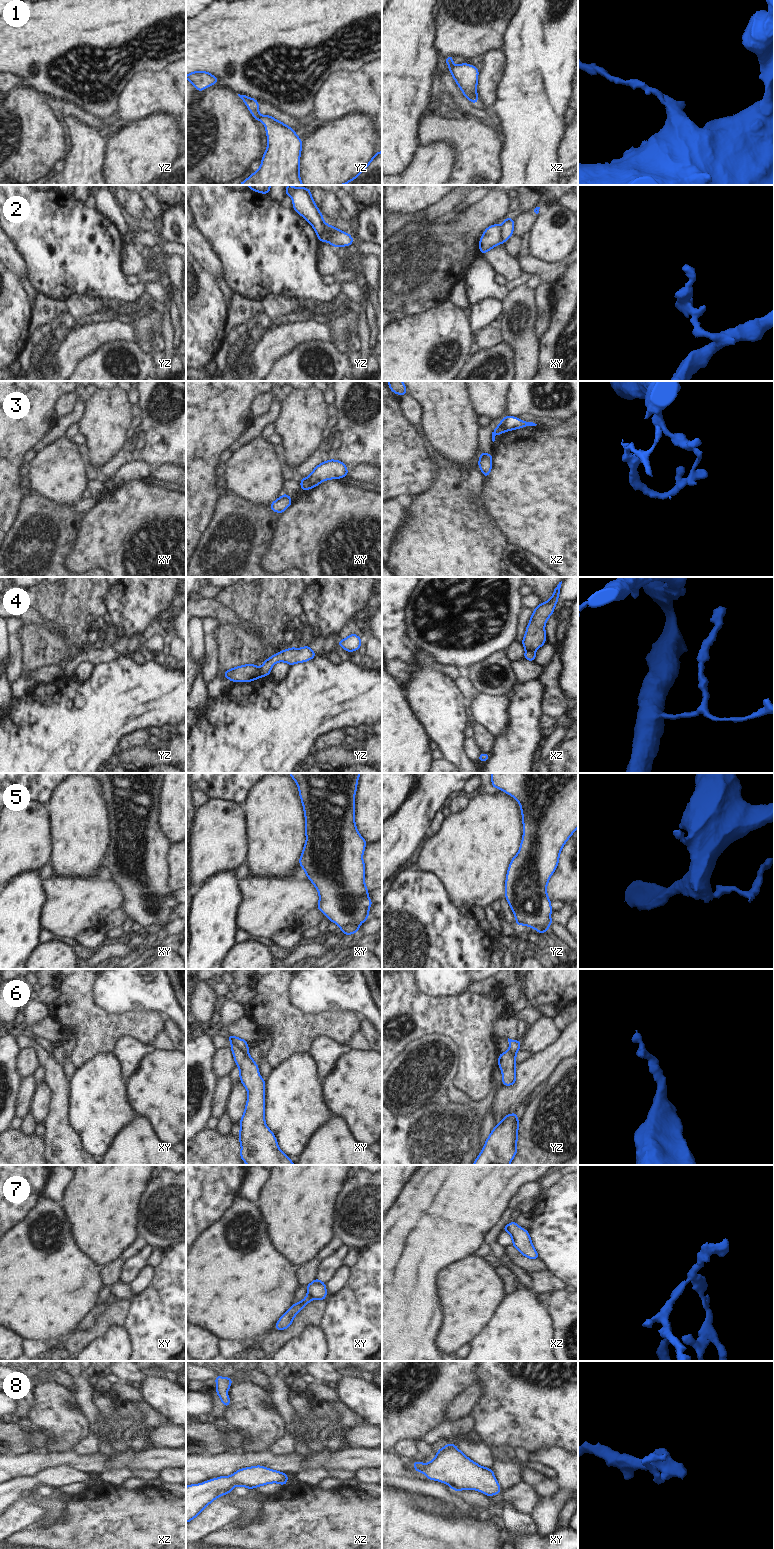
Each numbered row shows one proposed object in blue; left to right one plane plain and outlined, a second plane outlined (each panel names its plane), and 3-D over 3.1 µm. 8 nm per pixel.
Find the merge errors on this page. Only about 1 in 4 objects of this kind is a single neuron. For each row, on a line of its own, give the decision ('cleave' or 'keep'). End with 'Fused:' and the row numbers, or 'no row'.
1: keep
2: cleave
3: cleave
4: cleave
5: cleave
6: cleave
7: cleave
8: keep
Fused: 2, 3, 4, 5, 6, 7

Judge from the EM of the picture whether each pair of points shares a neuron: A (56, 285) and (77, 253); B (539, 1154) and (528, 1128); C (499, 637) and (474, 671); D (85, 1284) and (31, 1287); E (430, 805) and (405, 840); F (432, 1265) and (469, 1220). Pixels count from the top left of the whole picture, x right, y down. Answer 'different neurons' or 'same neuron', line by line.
A: same neuron
B: same neuron
C: different neurons
D: same neuron
E: same neuron
F: same neuron

